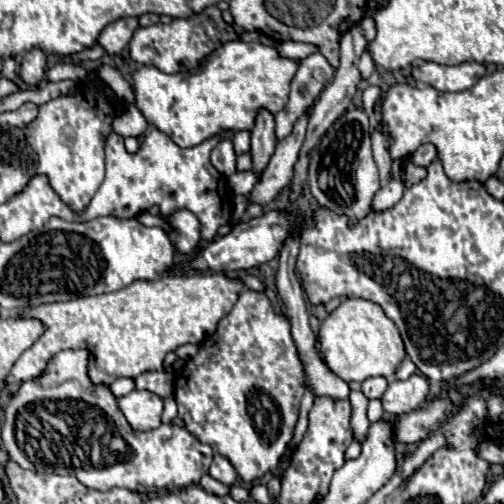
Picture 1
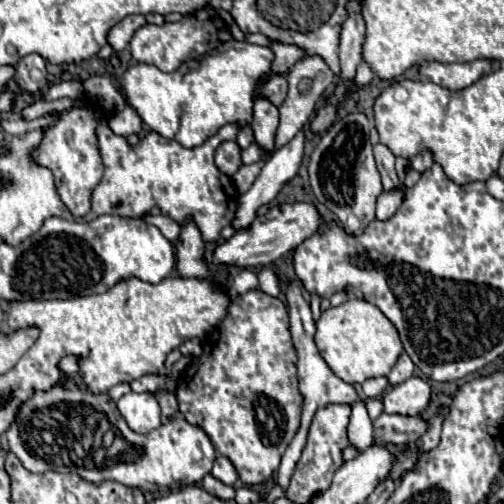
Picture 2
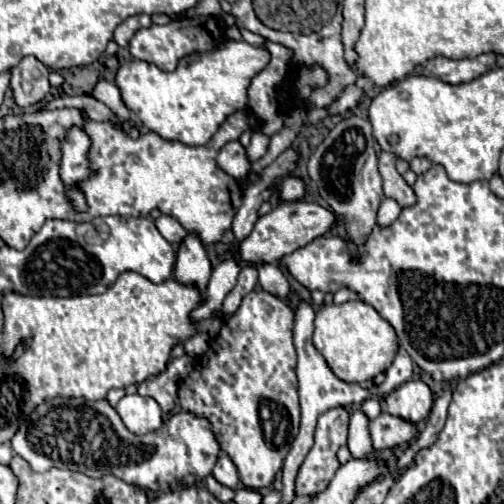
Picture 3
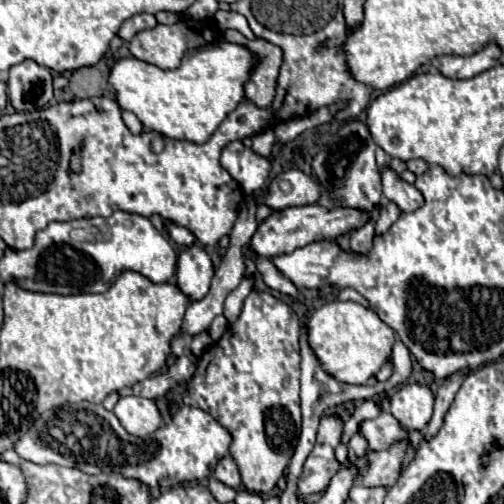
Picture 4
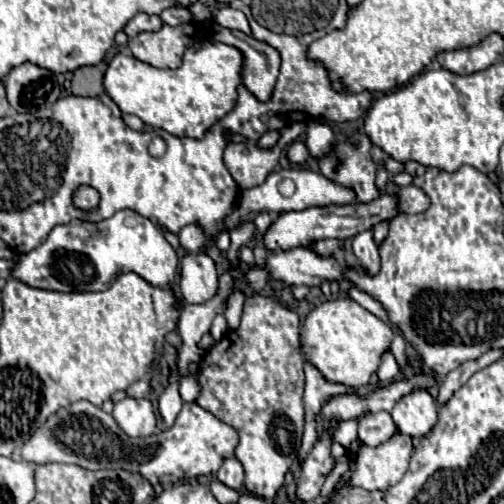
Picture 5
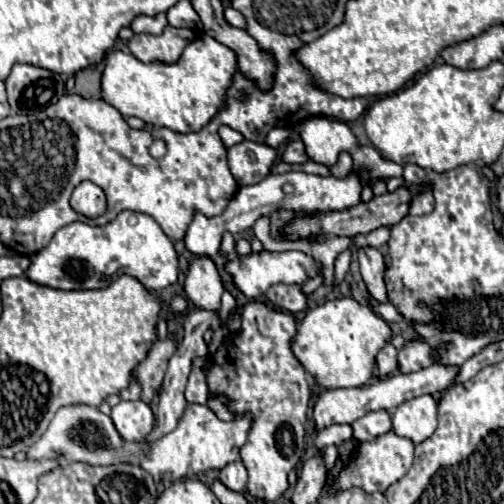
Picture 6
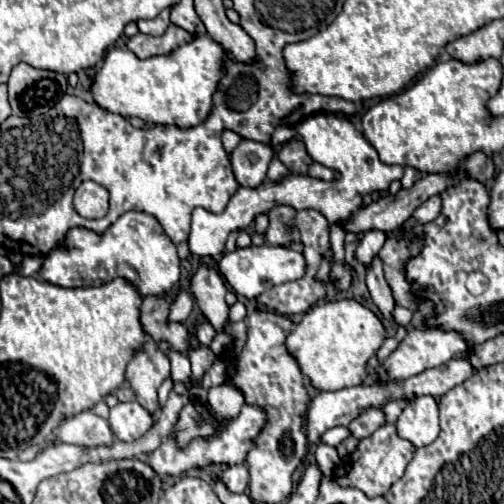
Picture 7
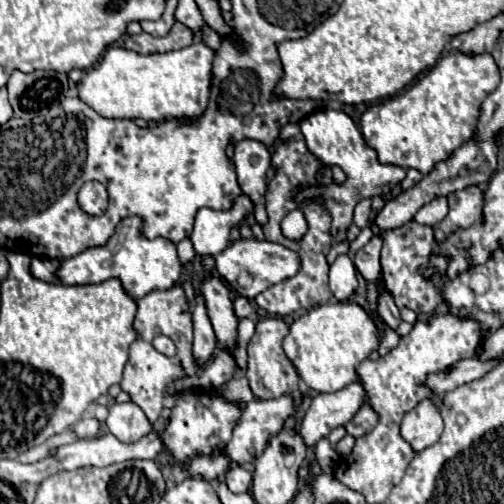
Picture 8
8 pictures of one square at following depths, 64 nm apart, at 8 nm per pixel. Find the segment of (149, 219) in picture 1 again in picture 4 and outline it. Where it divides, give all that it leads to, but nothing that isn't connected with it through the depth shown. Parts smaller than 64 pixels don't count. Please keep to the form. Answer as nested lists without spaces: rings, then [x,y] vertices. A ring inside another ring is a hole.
[[[176,226],[176,242],[180,246],[196,244],[196,236],[192,236],[192,232],[188,232],[188,228],[184,228],[184,226]]]

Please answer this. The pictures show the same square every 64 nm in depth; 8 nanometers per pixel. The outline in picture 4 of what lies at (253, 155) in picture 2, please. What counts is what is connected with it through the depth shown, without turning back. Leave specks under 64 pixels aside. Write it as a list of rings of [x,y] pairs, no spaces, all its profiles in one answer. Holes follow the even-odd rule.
[[[266,130],[266,132],[260,132],[252,138],[252,148],[256,154],[260,156],[268,156],[274,148],[274,142],[276,142],[276,136],[274,136],[274,130]]]

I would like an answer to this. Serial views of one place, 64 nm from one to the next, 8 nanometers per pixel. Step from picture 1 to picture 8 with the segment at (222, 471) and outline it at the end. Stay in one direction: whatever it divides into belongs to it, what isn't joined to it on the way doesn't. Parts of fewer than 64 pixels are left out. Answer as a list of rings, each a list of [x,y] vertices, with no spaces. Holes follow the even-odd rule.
[[[234,464],[234,466],[230,466],[228,472],[226,472],[226,486],[228,486],[232,492],[236,492],[236,494],[248,492],[250,486],[252,486],[252,474],[250,474],[246,468]]]

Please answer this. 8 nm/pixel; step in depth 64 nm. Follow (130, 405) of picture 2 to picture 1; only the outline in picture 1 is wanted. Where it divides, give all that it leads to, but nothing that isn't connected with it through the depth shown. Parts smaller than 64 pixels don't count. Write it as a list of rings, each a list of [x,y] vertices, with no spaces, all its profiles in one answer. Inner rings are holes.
[[[132,390],[130,394],[118,398],[118,406],[134,430],[154,430],[162,424],[162,398],[152,392]]]

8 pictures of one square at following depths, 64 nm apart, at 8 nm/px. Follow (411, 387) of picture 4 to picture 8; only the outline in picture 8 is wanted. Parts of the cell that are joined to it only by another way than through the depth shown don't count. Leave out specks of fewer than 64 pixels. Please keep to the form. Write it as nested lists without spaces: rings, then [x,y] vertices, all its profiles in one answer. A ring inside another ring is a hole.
[[[424,400],[414,410],[410,410],[404,416],[400,430],[402,438],[414,448],[414,452],[422,452],[424,448],[436,444],[442,432],[442,418],[434,402]]]

